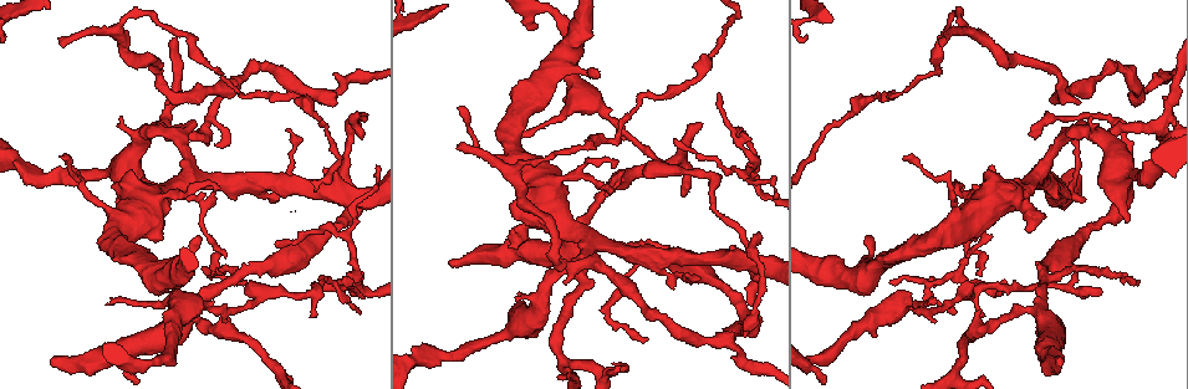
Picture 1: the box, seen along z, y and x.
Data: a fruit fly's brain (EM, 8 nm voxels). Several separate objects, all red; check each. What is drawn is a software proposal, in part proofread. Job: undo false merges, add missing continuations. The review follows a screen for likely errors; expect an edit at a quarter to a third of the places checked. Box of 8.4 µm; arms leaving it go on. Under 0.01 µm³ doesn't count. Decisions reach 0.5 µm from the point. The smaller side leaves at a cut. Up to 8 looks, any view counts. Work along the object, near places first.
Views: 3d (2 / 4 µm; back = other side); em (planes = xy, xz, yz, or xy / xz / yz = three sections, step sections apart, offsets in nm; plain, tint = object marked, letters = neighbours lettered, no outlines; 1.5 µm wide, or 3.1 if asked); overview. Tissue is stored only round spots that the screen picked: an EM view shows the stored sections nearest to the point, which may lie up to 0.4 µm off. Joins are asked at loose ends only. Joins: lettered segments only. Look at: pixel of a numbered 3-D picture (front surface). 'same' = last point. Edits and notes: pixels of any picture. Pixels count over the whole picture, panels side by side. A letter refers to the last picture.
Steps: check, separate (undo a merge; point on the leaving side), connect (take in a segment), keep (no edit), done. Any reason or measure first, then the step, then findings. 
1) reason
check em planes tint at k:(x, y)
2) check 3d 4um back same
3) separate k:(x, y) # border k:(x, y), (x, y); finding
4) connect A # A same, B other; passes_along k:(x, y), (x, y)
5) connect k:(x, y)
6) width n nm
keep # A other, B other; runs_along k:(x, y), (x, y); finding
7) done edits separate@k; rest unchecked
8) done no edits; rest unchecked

end of a long branch
check 3d 4um at 1:(750, 304)

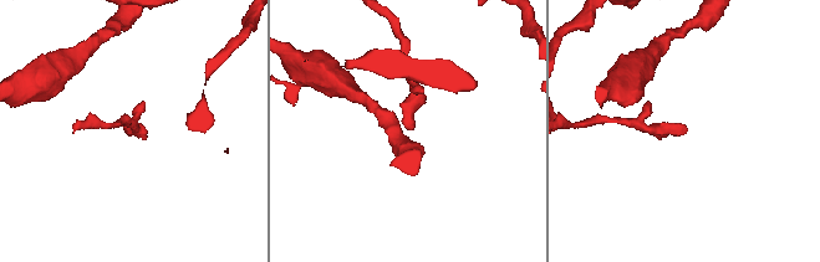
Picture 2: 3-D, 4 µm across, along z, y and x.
shape alone is not enough
check em planes letters at 2:(413, 127)

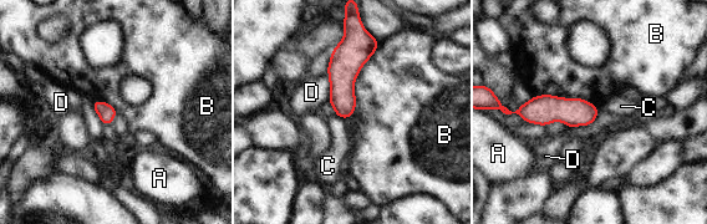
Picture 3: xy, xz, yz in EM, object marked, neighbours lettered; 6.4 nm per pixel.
longest_contact B 550 nm
keep # A other, B other, C other, D other; runs_along 3:(520, 111), (595, 111); no lettered segment goes on from it

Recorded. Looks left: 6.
sudden change in width
check 3d 4um at 1:(700, 173)

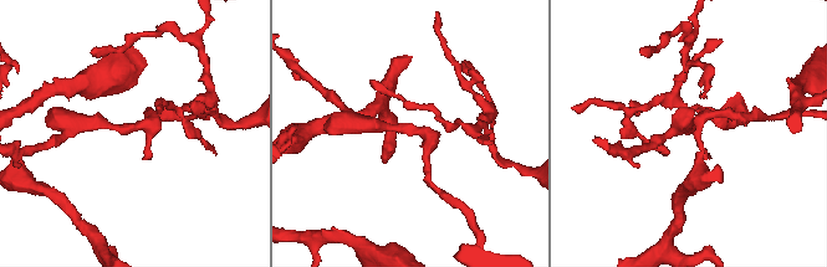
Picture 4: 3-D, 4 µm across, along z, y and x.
shape alone is not enough
check em xy step 8 letters at 4:(411, 129)

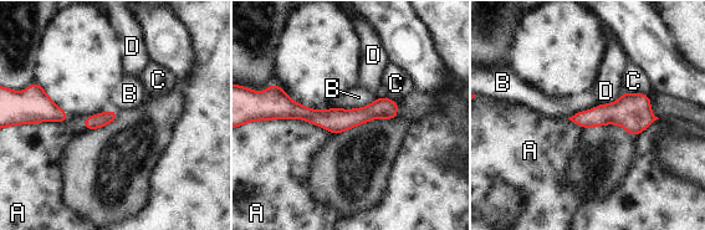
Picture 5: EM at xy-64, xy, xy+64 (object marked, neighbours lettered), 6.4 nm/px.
width 90 nm
keep # A other, B other, C other, D other; runs_along 5:(394, 105), (357, 117), (276, 113); one cell here

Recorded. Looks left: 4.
long arm stops here
check em xy step 8 letters at 1:(645, 342)

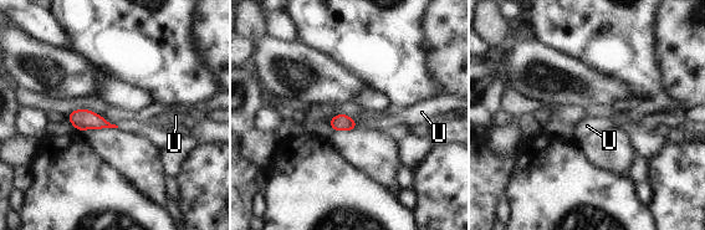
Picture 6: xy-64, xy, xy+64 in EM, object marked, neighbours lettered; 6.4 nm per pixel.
another direction
check em planes letters same

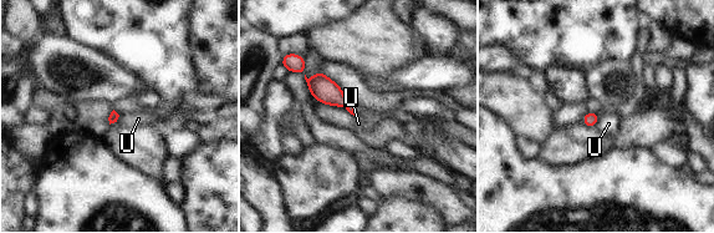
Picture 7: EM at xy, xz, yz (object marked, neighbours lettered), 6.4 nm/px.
keep # U other; none of them fits

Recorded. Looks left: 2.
done no edits; rest unchecked

